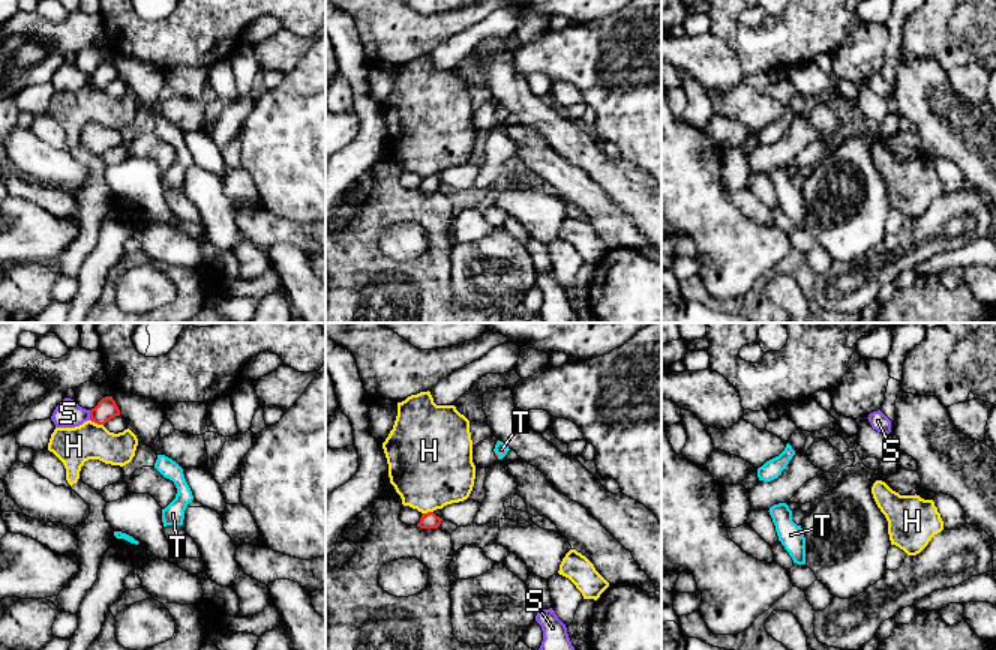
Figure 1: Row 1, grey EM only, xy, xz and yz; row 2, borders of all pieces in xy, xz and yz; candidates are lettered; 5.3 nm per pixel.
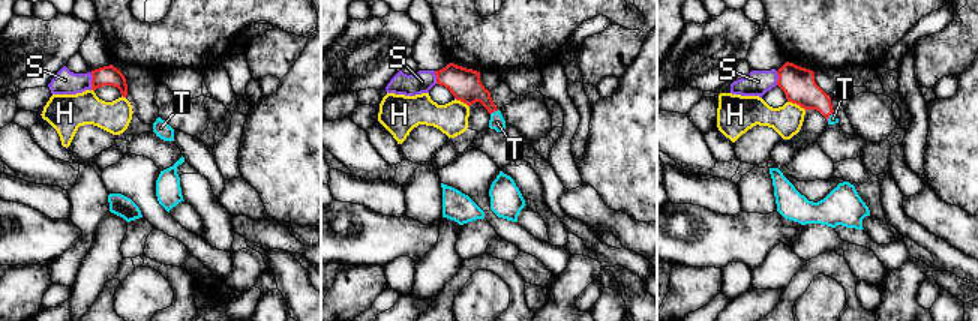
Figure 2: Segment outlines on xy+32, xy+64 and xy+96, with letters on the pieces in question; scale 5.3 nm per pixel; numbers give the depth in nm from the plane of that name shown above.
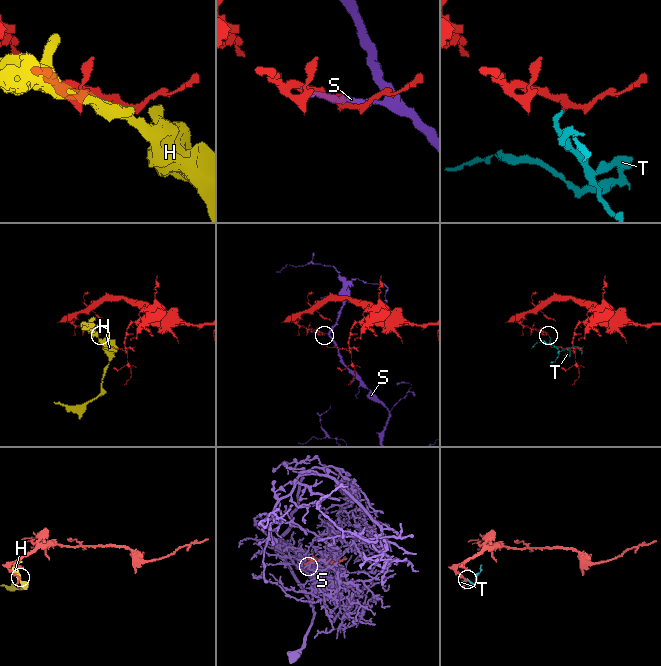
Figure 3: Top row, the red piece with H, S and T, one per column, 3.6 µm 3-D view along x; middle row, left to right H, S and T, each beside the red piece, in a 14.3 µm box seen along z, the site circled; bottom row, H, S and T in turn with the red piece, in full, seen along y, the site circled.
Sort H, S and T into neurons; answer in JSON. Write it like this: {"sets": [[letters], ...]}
{"sets": [["H"], ["S"], ["T"]]}

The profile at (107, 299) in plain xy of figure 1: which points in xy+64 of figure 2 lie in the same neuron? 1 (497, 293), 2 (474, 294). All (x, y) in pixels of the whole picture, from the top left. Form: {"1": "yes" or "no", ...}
{"1": "no", "2": "no"}

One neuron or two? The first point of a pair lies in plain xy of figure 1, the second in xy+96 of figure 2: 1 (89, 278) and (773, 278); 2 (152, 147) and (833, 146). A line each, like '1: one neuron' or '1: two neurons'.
1: one neuron
2: one neuron

